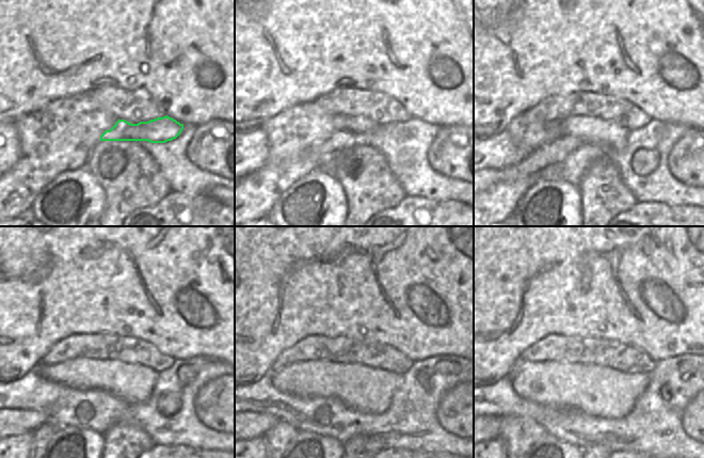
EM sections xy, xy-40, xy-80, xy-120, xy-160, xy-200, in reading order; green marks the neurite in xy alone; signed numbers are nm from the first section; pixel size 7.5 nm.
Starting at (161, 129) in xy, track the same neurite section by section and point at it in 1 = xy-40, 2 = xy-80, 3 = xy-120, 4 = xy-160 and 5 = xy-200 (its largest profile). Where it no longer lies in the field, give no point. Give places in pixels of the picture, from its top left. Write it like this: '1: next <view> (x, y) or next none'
1: next xy-40 (320, 152)
2: next xy-80 (555, 152)
3: next xy-120 (17, 422)
4: next xy-160 (256, 425)
5: next xy-200 (495, 421)

